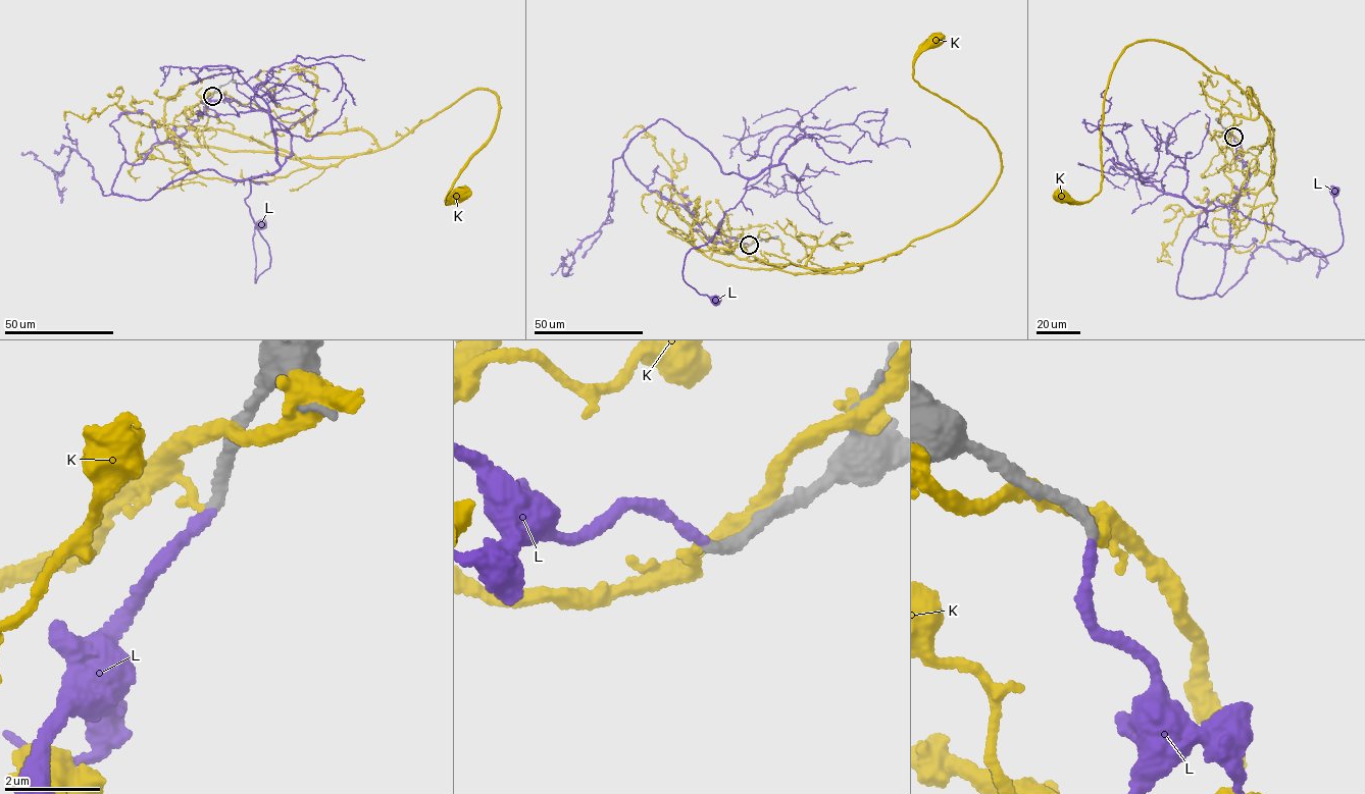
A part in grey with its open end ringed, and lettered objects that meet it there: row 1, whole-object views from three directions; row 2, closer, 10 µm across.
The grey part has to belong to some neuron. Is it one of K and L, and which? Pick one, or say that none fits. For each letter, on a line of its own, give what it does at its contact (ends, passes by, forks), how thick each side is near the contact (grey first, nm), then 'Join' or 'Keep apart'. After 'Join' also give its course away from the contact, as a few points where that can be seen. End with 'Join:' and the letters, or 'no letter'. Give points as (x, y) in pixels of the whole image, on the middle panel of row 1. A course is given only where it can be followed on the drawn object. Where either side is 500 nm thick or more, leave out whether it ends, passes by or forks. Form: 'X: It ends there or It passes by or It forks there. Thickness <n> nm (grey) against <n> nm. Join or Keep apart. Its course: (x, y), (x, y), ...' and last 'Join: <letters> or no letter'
K: It ends there. Thickness 240 nm (grey) against 170 nm. Keep apart
L: It ends there. Thickness 240 nm (grey) against 200 nm. Join. Its course: (749, 245), (648, 189), (622, 157), (635, 137), (666, 120), (748, 179), (686, 256), (715, 300)
Join: L

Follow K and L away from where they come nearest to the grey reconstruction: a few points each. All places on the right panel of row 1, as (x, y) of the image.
K: (1233, 137), (1247, 177), (1273, 140), (1268, 119), (1185, 51), (1140, 41), (1106, 92), (1100, 193), (1061, 200)
L: (1233, 137), (1249, 179), (1220, 282), (1178, 295), (1208, 211), (1323, 256), (1343, 243), (1334, 192)

